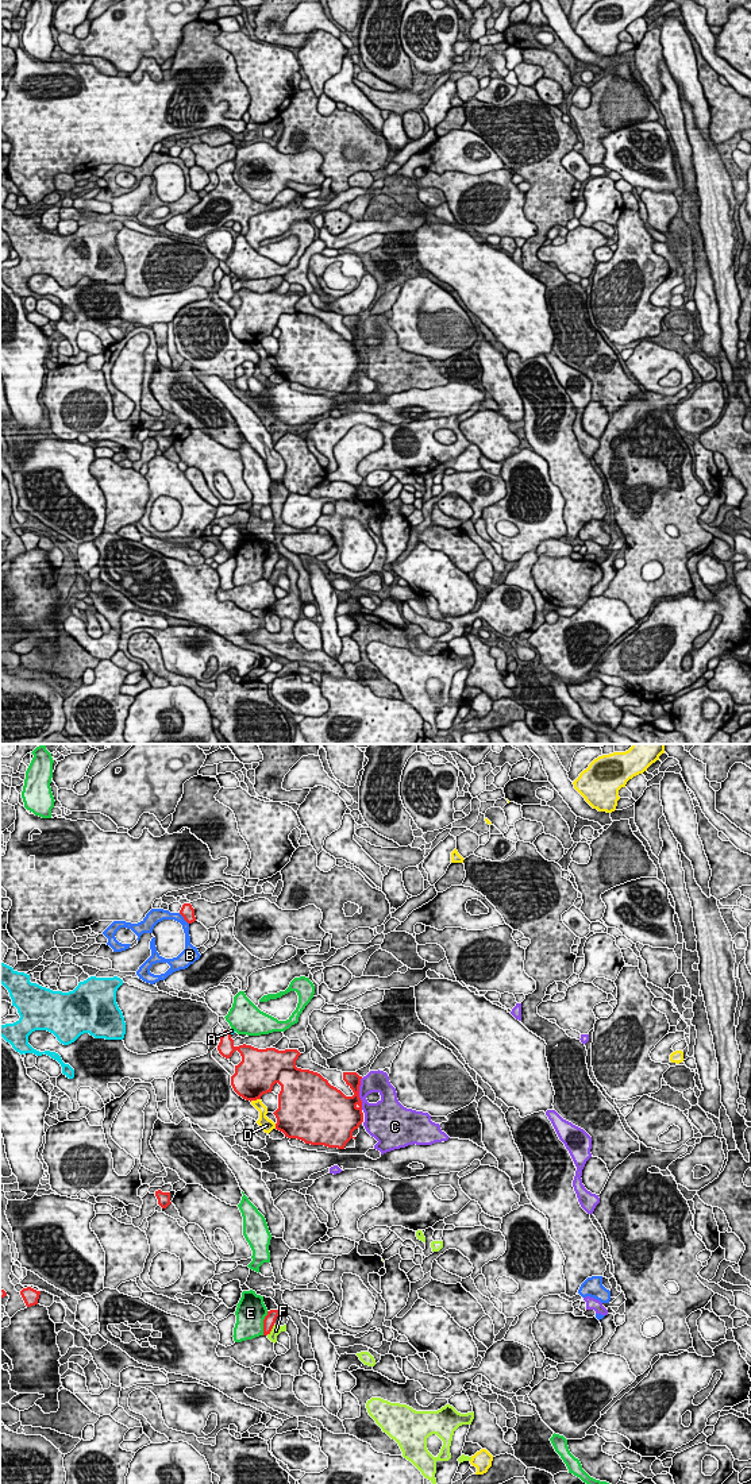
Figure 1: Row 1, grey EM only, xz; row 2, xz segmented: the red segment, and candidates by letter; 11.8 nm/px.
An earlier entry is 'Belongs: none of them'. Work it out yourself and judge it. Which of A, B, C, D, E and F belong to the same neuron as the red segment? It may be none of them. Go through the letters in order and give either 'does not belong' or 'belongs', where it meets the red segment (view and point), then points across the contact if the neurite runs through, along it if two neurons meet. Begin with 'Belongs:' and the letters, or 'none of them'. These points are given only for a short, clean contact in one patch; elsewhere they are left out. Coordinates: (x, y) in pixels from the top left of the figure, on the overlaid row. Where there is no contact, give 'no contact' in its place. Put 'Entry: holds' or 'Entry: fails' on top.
Entry: holds
Belongs: none of them
A: does not belong | no contact
B: does not belong | xz (184, 918)
C: does not belong | xz (358, 1094)
D: does not belong | xz (254, 1099)
E: does not belong | xz (264, 1323)
F: does not belong | xz (270, 1330) | along xz (274, 1325), (266, 1334)

